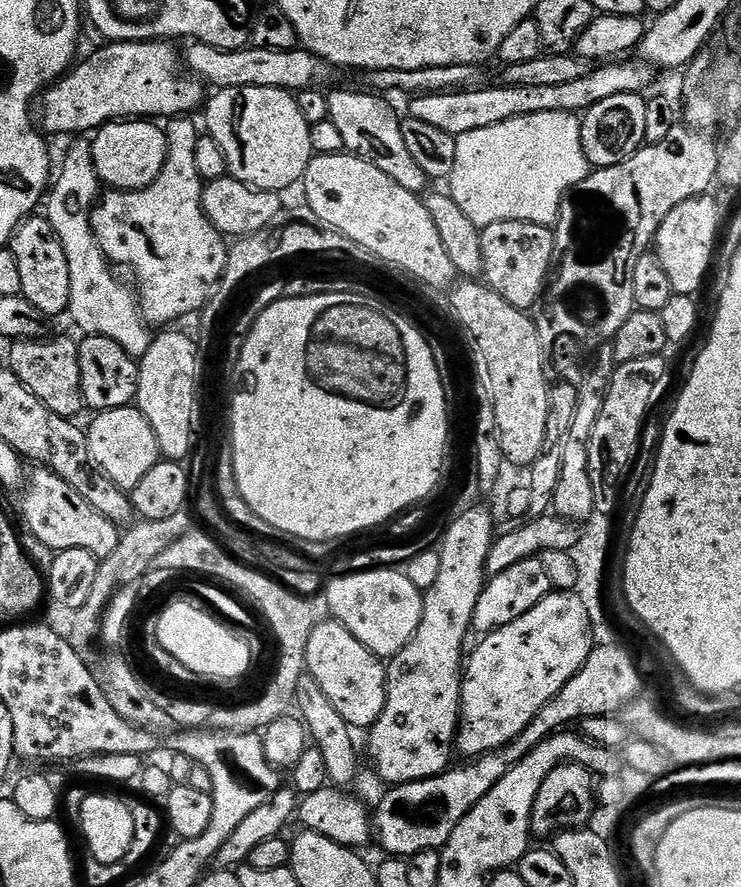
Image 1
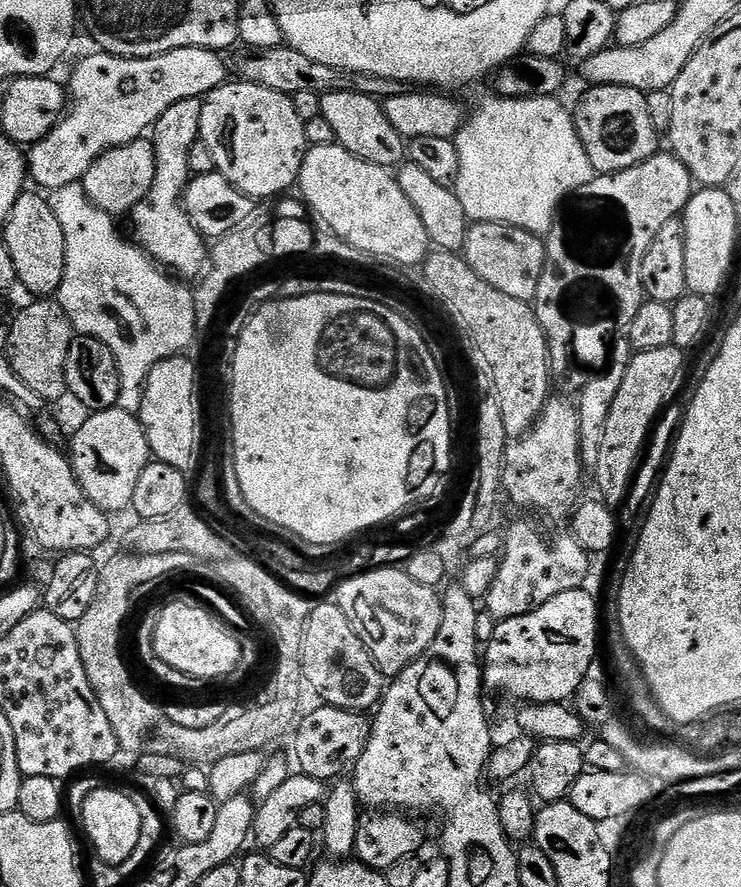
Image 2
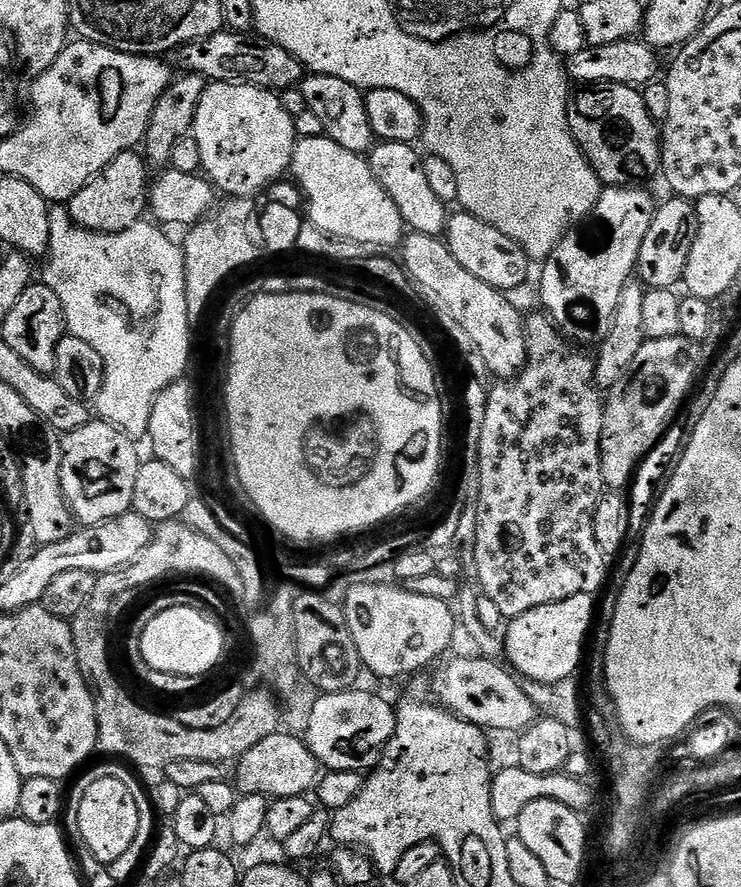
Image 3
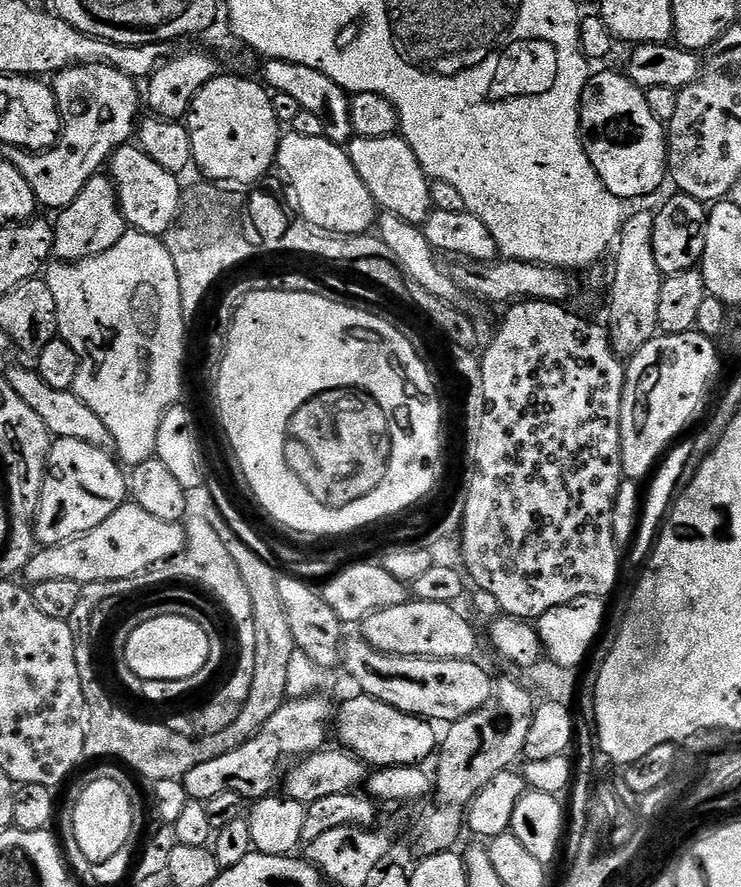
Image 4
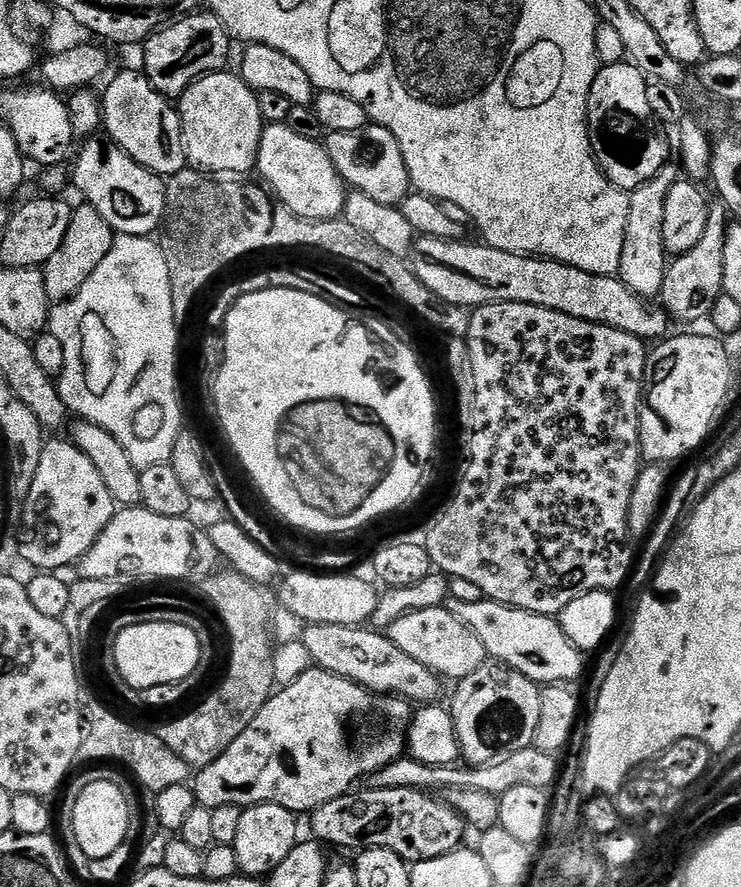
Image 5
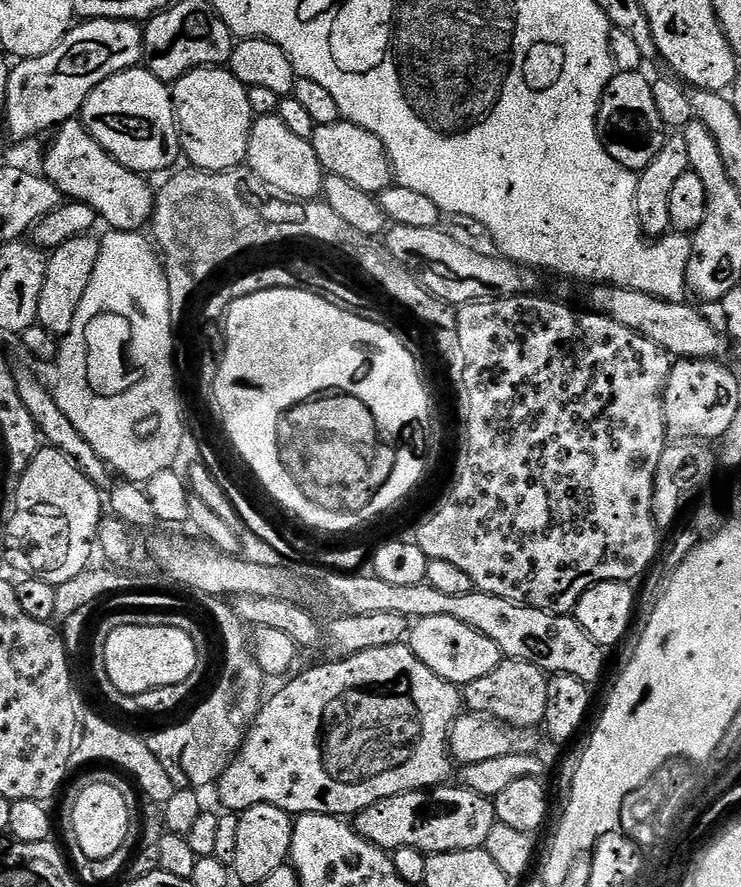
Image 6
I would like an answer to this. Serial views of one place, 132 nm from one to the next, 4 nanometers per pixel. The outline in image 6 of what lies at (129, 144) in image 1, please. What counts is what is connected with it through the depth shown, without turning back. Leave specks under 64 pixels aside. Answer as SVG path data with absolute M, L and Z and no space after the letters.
M89 234L70 238L70 242L62 242L62 246L51 249L48 256L46 282L42 282L42 295L38 298L36 323L50 330L54 337L62 338L70 326L74 326L74 314L78 314L78 306L82 306L82 294L86 294L100 253L100 240L94 237Z

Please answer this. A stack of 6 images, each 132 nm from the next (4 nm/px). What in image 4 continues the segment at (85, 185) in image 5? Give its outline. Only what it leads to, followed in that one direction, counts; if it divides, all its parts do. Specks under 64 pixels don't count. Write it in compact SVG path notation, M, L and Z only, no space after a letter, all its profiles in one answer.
M129 142L112 155L110 175L116 185L124 219L135 231L163 237L172 229L182 203L181 177L177 173L162 170L162 166L158 166L158 162L154 162L154 158L150 158L143 148Z

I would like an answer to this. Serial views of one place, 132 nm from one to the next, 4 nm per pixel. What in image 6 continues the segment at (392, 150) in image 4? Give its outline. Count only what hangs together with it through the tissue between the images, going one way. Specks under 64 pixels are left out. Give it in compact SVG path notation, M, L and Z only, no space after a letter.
M341 118L329 124L317 124L311 141L314 154L318 154L318 162L327 175L346 178L346 182L354 182L358 190L373 194L393 187L392 163L386 154L386 146L382 146L382 142L370 134L370 130Z

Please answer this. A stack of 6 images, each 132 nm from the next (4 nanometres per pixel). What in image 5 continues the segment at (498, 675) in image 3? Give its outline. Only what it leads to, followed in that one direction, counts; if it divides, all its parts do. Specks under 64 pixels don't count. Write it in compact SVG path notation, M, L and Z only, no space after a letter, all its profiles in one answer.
M308 624L302 633L306 650L310 650L313 665L330 674L338 674L372 692L395 694L409 702L436 702L440 684L435 672L422 662L414 662L410 654L402 654L387 634L368 626L338 626L337 624Z

